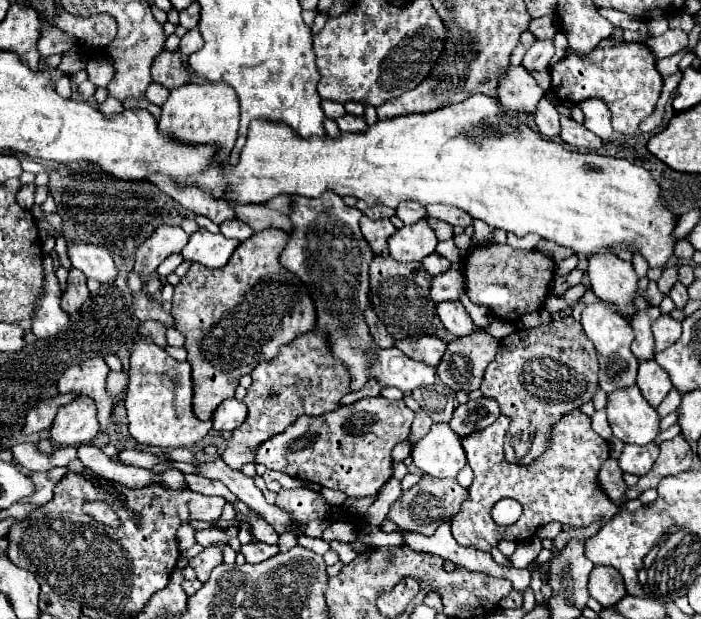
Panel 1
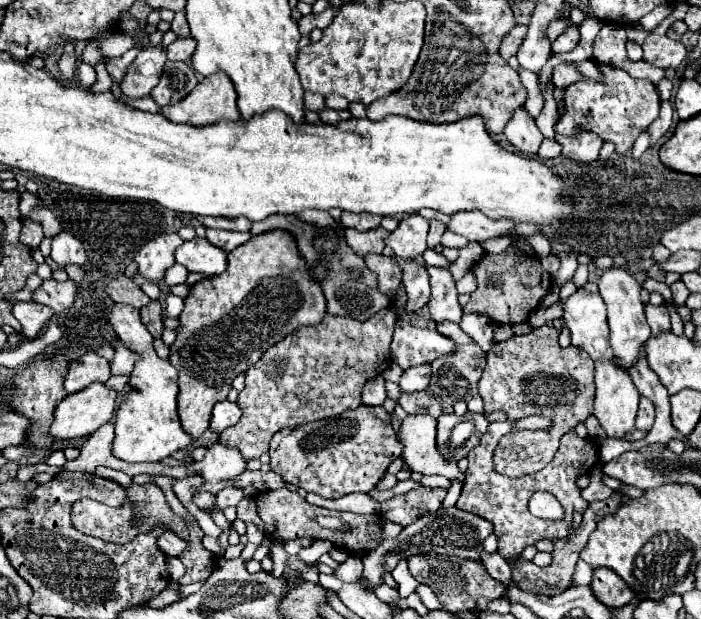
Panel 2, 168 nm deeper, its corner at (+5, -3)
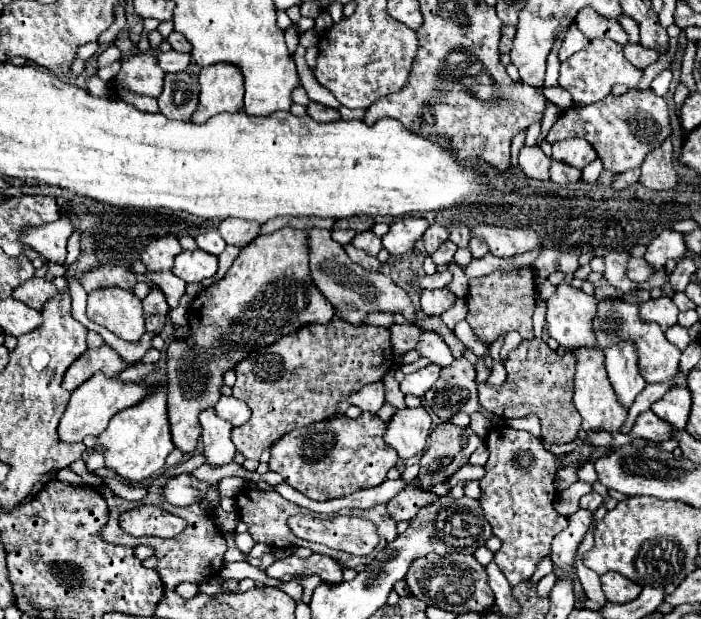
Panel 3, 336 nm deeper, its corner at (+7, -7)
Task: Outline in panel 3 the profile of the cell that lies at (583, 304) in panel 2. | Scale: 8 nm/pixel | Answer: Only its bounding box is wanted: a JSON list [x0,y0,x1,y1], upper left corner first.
[546,283,598,349]

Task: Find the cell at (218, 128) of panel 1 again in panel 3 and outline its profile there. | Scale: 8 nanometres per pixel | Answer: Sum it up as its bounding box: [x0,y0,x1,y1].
[192,63,244,123]

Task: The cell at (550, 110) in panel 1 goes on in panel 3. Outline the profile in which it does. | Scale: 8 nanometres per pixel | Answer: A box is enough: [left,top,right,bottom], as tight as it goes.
[550,161,580,185]

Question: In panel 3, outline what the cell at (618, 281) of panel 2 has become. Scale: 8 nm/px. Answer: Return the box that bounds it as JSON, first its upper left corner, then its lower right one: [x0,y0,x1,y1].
[604,339,646,407]

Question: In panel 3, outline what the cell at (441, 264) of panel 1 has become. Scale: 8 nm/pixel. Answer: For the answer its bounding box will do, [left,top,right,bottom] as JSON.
[420,289,456,315]

